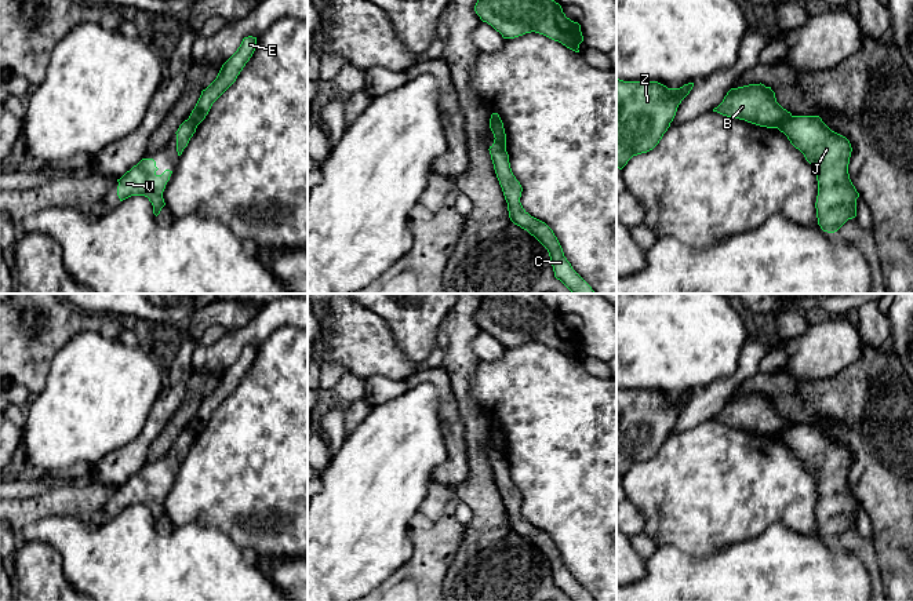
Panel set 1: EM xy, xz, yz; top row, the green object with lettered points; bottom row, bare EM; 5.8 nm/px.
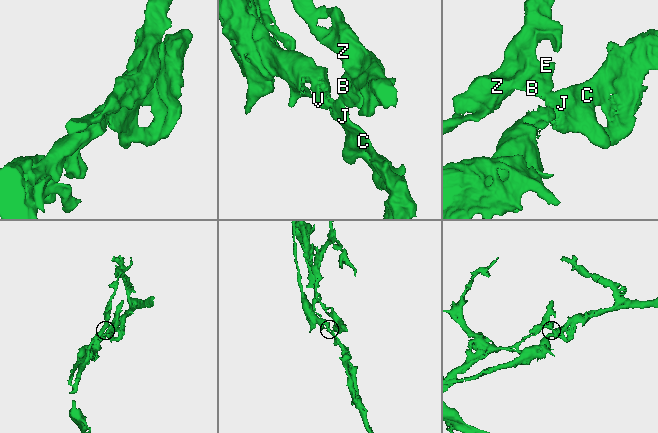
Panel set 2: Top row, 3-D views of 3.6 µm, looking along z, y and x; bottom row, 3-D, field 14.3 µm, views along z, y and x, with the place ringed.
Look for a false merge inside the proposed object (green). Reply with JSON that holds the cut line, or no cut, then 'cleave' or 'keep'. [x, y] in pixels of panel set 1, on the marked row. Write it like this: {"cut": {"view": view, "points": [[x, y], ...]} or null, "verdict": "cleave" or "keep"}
{"cut": {"view": "yz", "points": [[792, 116], [786, 117], [777, 127]]}, "verdict": "cleave"}

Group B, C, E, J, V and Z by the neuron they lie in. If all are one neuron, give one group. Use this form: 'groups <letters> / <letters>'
groups B E Z / C J V

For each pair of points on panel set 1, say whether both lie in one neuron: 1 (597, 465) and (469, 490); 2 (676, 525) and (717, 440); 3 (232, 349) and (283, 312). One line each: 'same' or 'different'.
1: different
2: same
3: same

